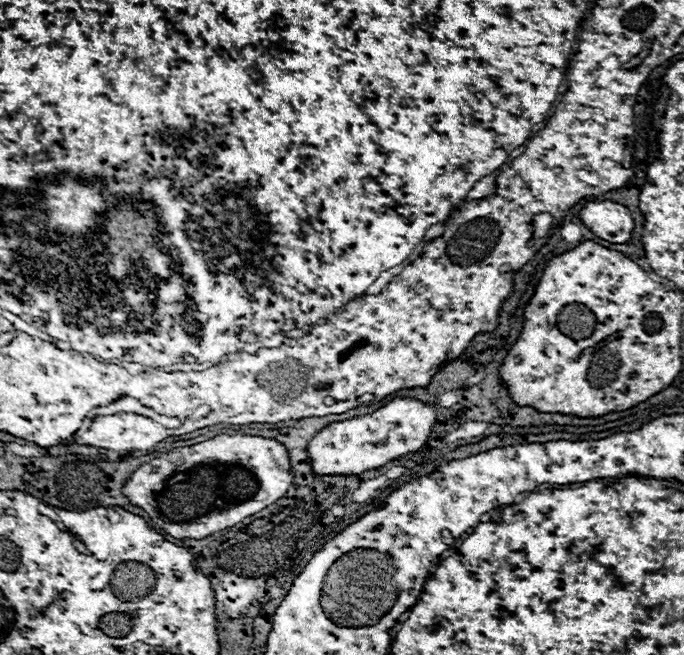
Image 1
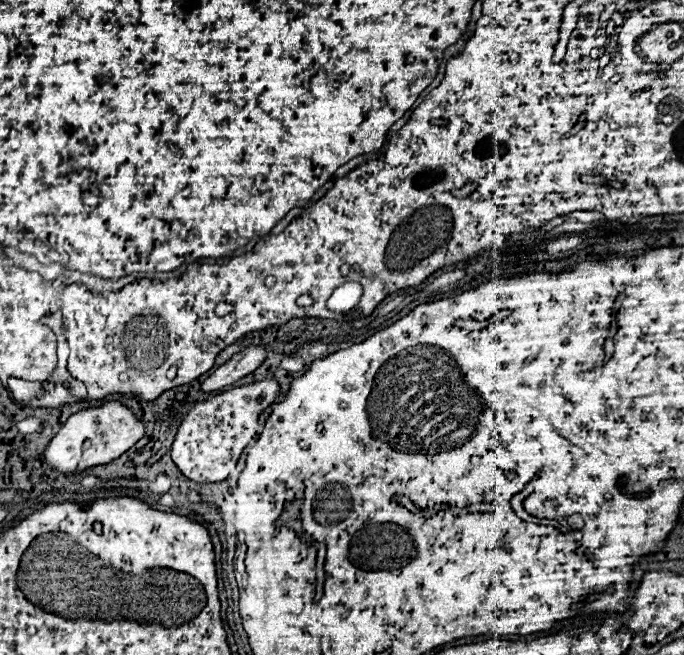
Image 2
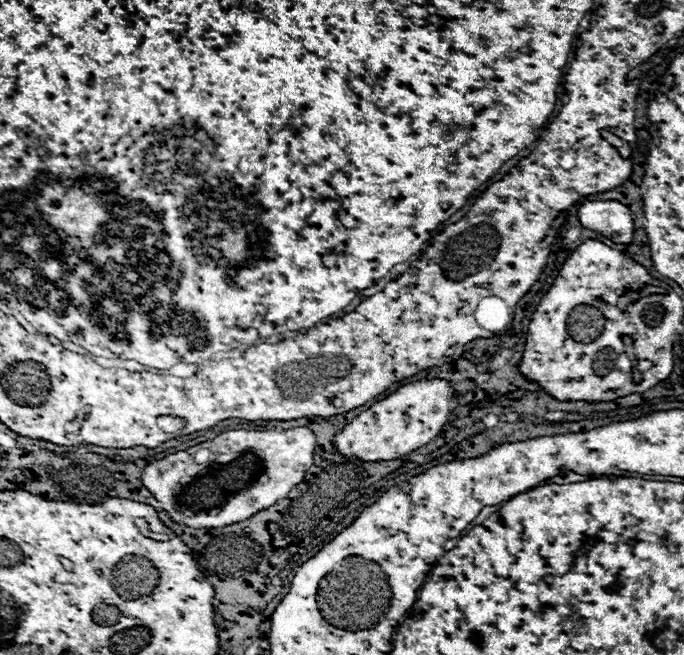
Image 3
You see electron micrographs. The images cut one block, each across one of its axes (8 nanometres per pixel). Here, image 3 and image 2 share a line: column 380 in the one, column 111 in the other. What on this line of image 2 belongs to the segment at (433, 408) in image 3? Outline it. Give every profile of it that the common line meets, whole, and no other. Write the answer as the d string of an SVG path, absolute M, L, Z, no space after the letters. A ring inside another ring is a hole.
M112 400L106 402L104 406L84 408L72 414L44 450L44 460L62 474L82 472L90 466L108 464L110 460L116 460L126 450L130 450L144 434L146 434L144 422L130 408Z

